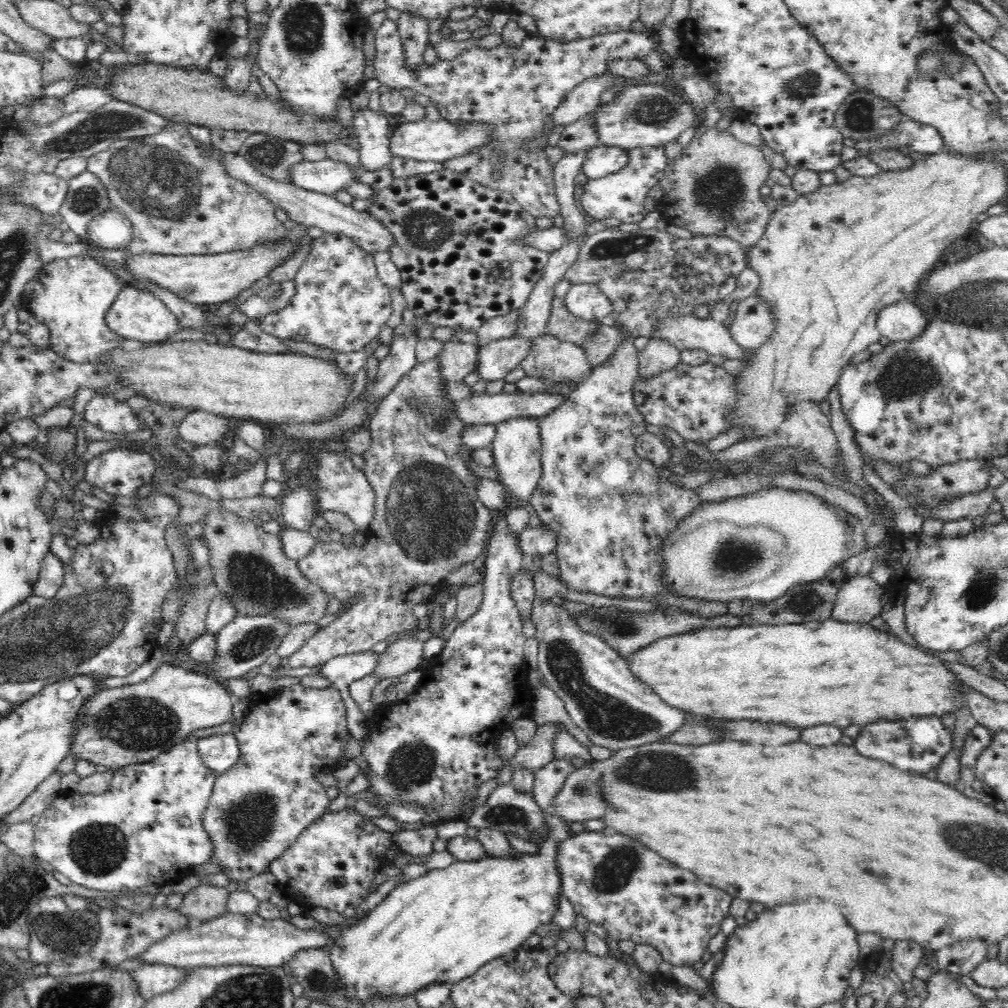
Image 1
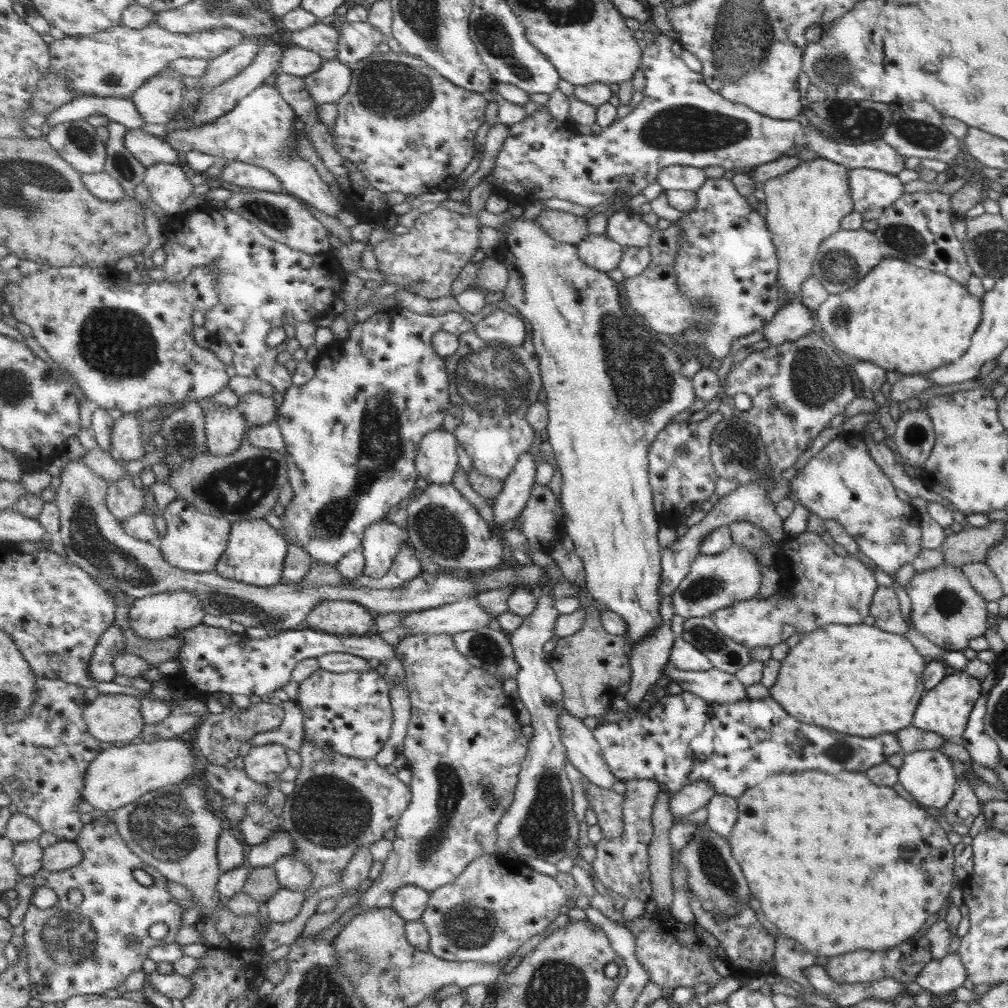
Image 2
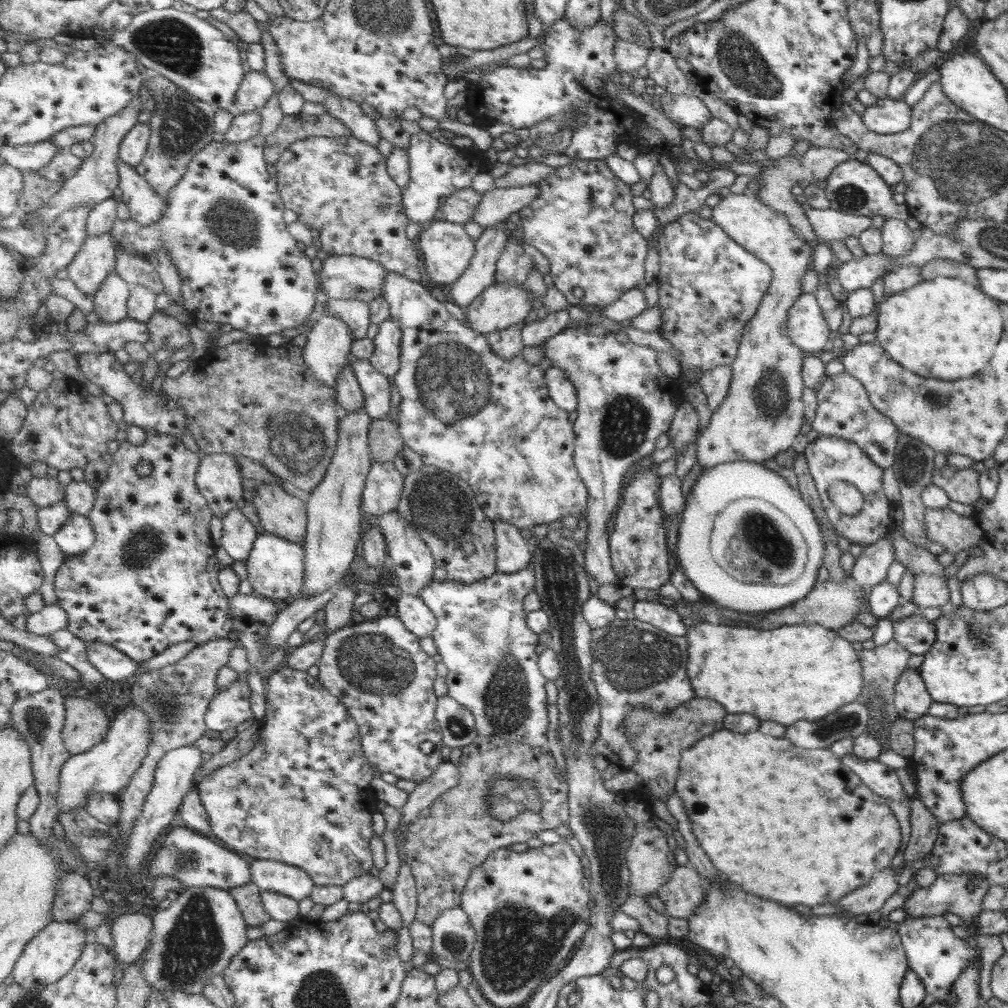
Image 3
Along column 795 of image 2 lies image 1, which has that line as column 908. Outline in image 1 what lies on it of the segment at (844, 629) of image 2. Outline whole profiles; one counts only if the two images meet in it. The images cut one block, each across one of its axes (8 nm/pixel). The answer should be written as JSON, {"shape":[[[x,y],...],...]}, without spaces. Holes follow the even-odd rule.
{"shape":[[[833,618],[826,619],[824,622],[802,622],[802,624],[782,624],[782,626],[746,626],[740,624],[735,627],[722,626],[722,628],[714,628],[714,630],[698,630],[698,632],[686,632],[686,634],[678,634],[678,636],[668,636],[662,640],[656,640],[654,644],[646,646],[626,656],[626,662],[632,669],[632,672],[644,682],[650,684],[650,687],[662,697],[666,704],[670,704],[674,708],[682,708],[682,710],[690,710],[690,712],[698,712],[698,714],[708,714],[714,718],[750,718],[750,720],[764,720],[764,722],[778,722],[778,724],[786,724],[792,728],[810,728],[810,726],[818,726],[818,724],[830,724],[836,728],[848,728],[848,726],[866,726],[866,724],[874,724],[882,718],[882,722],[896,722],[896,720],[910,720],[912,716],[920,718],[922,716],[934,716],[936,718],[944,718],[948,714],[956,714],[958,710],[966,707],[966,691],[968,688],[966,682],[962,682],[958,673],[954,669],[950,669],[950,665],[930,652],[930,649],[924,650],[920,646],[910,646],[904,640],[900,640],[900,636],[892,633],[890,629],[876,628],[870,623],[862,622],[842,622]]]}

